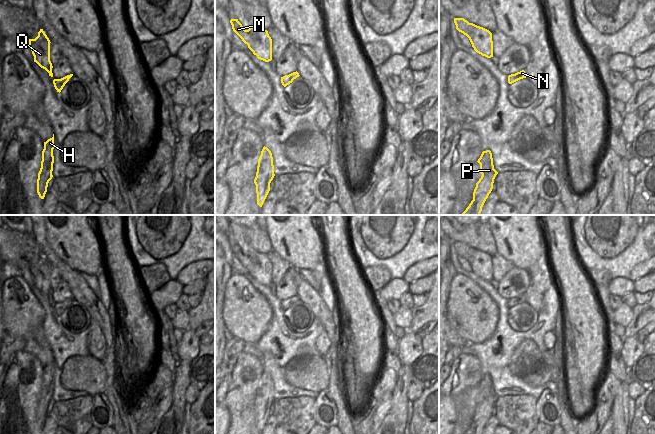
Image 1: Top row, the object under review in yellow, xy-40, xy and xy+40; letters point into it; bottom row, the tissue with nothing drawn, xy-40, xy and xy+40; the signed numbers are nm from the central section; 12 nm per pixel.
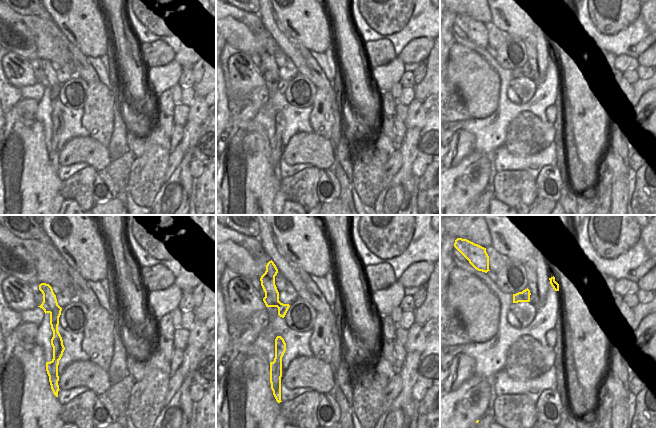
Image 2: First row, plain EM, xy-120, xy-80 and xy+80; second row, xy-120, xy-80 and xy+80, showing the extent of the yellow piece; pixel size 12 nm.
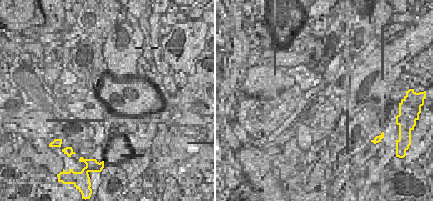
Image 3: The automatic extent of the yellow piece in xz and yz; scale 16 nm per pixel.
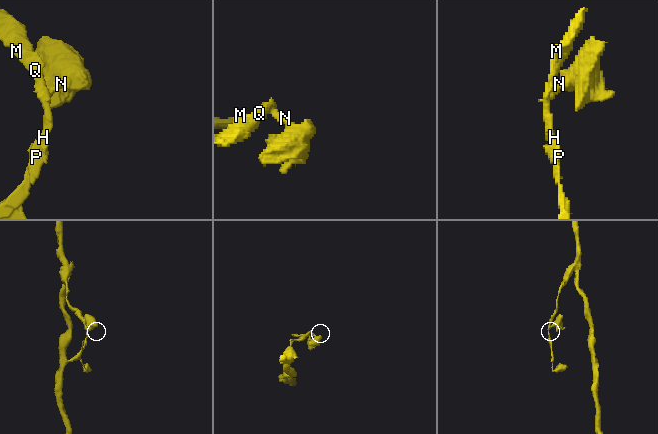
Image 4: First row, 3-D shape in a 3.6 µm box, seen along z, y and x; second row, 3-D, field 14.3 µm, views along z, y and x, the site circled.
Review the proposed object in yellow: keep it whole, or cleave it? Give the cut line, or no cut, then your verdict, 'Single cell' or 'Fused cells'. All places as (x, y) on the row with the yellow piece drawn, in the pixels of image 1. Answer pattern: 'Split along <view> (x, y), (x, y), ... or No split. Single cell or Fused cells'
No split. Single cell

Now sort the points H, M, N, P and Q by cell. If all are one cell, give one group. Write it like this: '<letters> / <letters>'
H M N P Q

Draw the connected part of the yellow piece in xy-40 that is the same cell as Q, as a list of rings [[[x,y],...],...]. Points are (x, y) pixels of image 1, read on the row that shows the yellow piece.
[[[40,29],[35,39],[29,39],[29,47],[34,56],[34,62],[45,69],[49,73],[49,76],[53,77],[53,66],[50,61],[50,43],[43,29]]]

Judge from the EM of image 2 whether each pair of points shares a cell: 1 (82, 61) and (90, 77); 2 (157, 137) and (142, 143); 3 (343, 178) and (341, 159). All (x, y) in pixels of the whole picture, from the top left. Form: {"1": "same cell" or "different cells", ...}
{"1": "same cell", "2": "same cell", "3": "same cell"}

